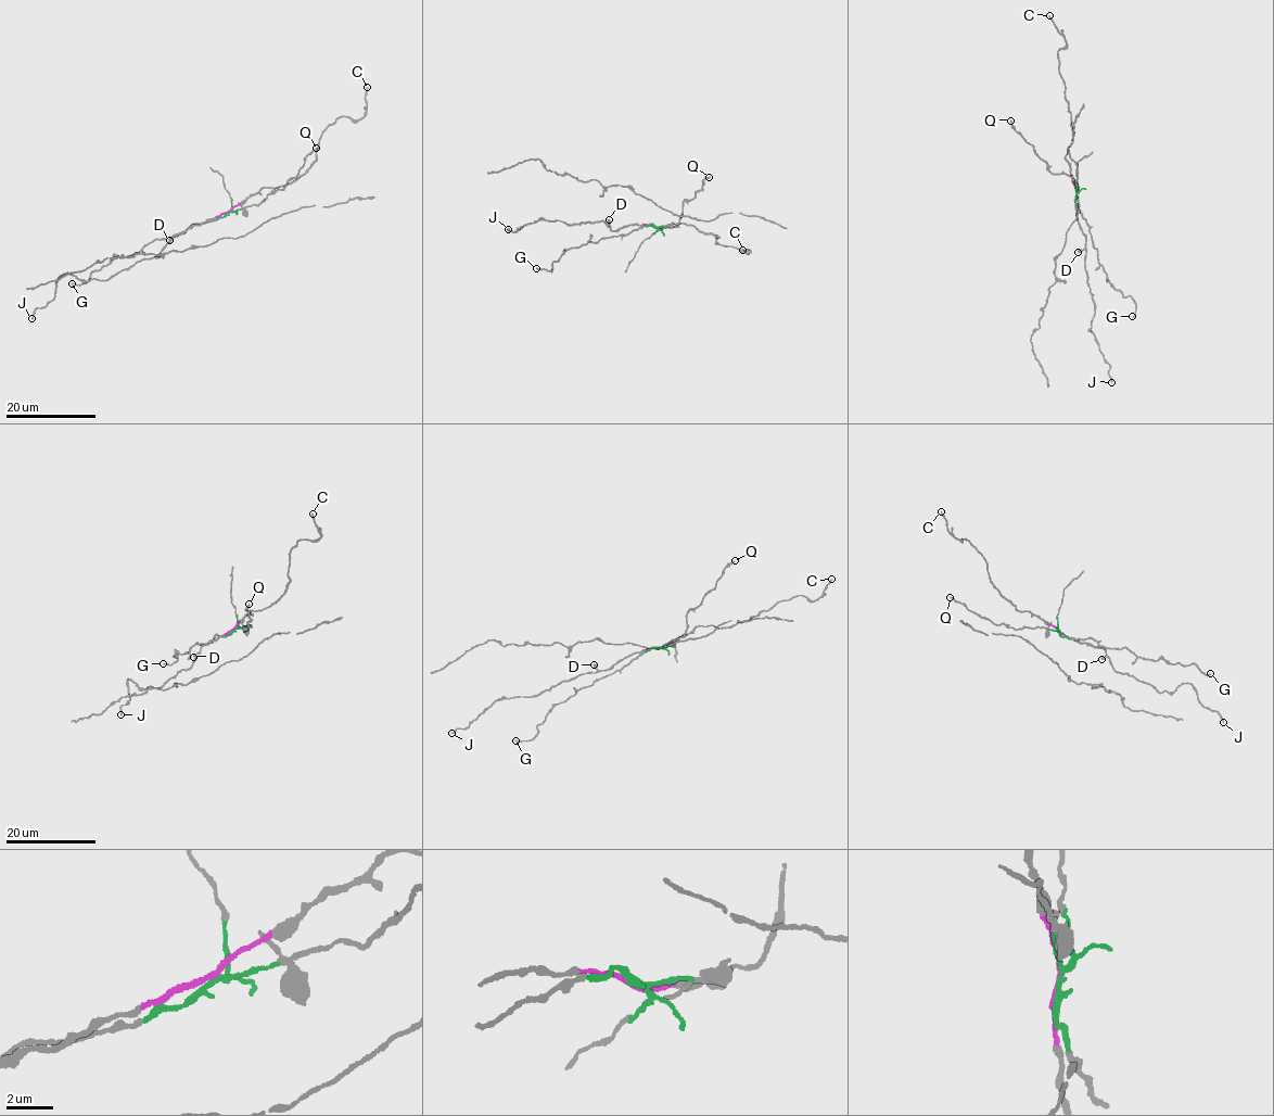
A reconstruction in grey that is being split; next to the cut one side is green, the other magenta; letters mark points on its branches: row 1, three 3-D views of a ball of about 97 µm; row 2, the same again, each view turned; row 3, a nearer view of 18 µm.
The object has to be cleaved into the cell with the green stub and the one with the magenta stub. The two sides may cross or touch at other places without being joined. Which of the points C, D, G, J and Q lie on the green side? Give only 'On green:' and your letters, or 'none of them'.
On green: G, Q

